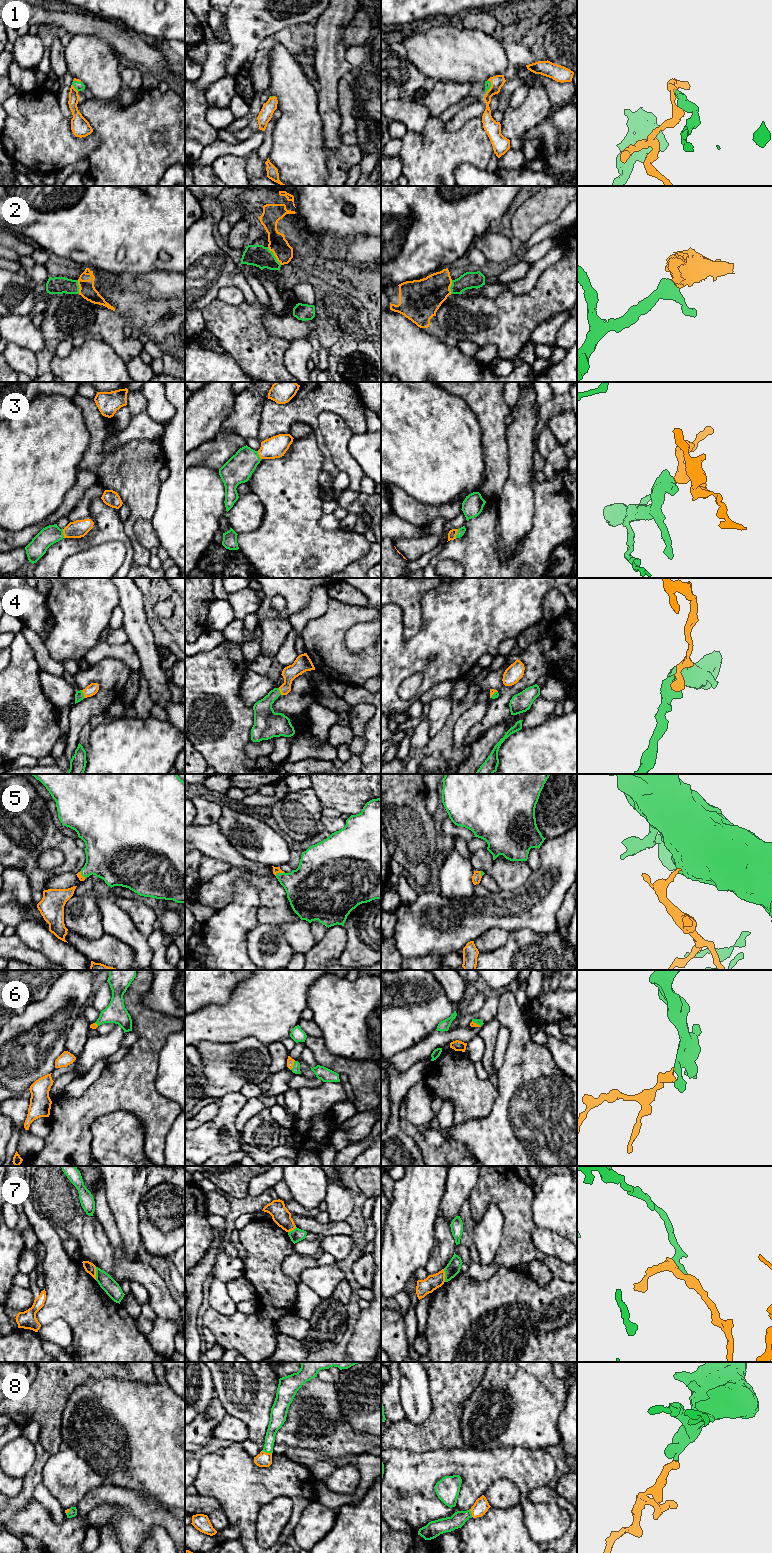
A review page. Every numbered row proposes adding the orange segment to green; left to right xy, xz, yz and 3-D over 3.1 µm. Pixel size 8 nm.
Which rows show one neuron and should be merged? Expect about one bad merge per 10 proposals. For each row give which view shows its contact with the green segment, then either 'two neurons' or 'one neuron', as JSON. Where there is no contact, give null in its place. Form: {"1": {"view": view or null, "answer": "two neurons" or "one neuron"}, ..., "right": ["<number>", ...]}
{"1": {"view": "xy", "answer": "one neuron"}, "2": {"view": "xz", "answer": "one neuron"}, "3": {"view": "xy", "answer": "one neuron"}, "4": {"view": "xy", "answer": "one neuron"}, "5": {"view": "xz", "answer": "one neuron"}, "6": {"view": "xz", "answer": "one neuron"}, "7": {"view": "yz", "answer": "two neurons"}, "8": {"view": "xz", "answer": "one neuron"}, "right": ["1", "2", "3", "4", "5", "6", "8"]}

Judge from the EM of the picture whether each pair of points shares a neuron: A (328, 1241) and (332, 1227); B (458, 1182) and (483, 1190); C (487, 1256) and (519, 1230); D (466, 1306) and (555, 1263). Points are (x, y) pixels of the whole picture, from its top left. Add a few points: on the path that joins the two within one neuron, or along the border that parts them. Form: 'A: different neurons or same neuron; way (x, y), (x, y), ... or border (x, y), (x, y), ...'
A: different neurons; border (324, 1235), (349, 1235), (351, 1237)
B: different neurons; border (479, 1176), (476, 1185), (467, 1199)
C: different neurons; border (503, 1224), (495, 1257), (490, 1264), (483, 1265)
D: different neurons; border (554, 1277), (561, 1278), (566, 1282)

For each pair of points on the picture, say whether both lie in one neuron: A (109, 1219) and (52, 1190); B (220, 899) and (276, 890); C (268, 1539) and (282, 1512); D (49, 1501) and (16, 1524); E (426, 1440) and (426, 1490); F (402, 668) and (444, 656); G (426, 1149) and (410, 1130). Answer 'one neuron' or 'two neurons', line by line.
A: two neurons
B: one neuron
C: one neuron
D: two neurons
E: two neurons
F: one neuron
G: one neuron

